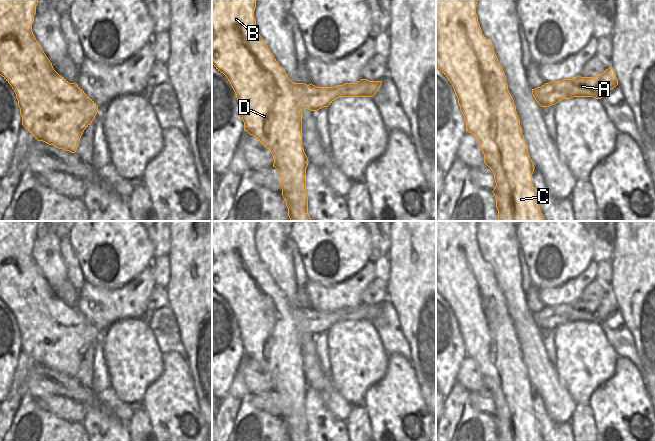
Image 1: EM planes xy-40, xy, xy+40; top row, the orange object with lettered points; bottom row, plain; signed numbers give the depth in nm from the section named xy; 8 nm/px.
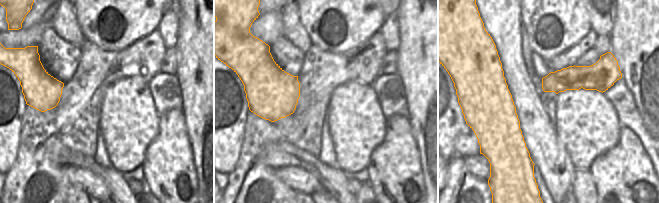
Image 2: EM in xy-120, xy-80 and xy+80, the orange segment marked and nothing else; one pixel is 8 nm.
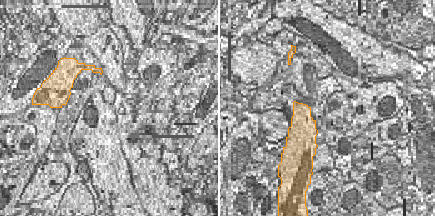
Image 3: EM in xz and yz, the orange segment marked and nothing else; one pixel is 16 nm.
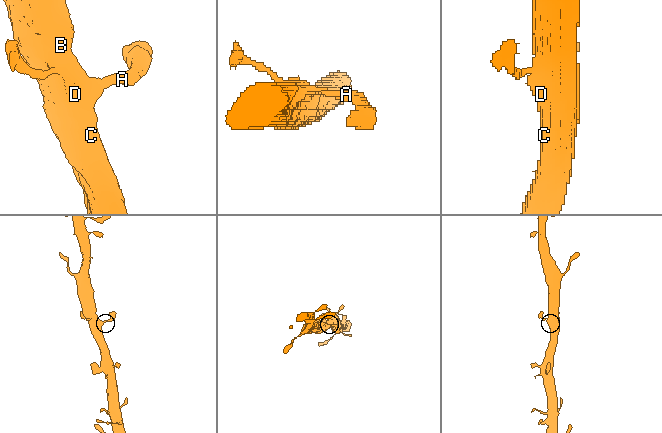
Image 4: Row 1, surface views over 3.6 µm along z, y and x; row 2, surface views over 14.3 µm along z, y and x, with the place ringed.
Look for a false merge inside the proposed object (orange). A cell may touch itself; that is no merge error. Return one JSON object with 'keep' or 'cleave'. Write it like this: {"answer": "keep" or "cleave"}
{"answer": "keep"}

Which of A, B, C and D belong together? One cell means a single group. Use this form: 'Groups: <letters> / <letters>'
Groups: A B C D

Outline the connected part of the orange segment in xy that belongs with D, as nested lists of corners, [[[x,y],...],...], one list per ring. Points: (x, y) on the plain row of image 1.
[[[212,221],[212,289],[223,297],[230,306],[240,330],[244,355],[253,359],[270,374],[275,391],[280,396],[282,420],[288,432],[289,441],[310,441],[306,418],[306,392],[308,382],[302,370],[302,336],[305,333],[317,335],[328,331],[339,321],[373,321],[382,305],[361,303],[357,307],[345,307],[335,311],[317,311],[312,307],[293,307],[278,288],[268,270],[260,260],[254,242],[258,221]]]

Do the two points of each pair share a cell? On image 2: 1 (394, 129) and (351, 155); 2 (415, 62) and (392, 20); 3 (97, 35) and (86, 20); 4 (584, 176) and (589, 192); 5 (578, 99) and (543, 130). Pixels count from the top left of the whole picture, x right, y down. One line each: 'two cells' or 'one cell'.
1: two cells
2: two cells
3: one cell
4: one cell
5: two cells

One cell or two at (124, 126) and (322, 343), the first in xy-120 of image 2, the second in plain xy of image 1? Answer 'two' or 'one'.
two

